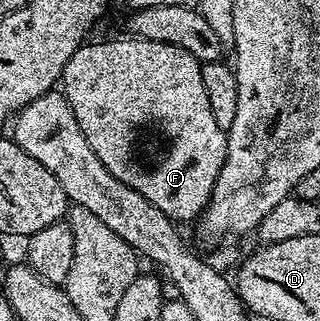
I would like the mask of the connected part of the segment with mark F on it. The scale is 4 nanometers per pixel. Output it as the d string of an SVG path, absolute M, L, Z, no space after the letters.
M125 37L111 42L90 40L82 45L64 68L61 89L76 116L76 124L80 124L80 132L84 132L92 152L100 156L104 168L108 168L116 180L140 192L144 200L156 204L156 208L175 223L193 223L210 203L216 178L224 168L227 131L222 130L212 116L212 107L204 92L202 63L184 52L184 48Z

